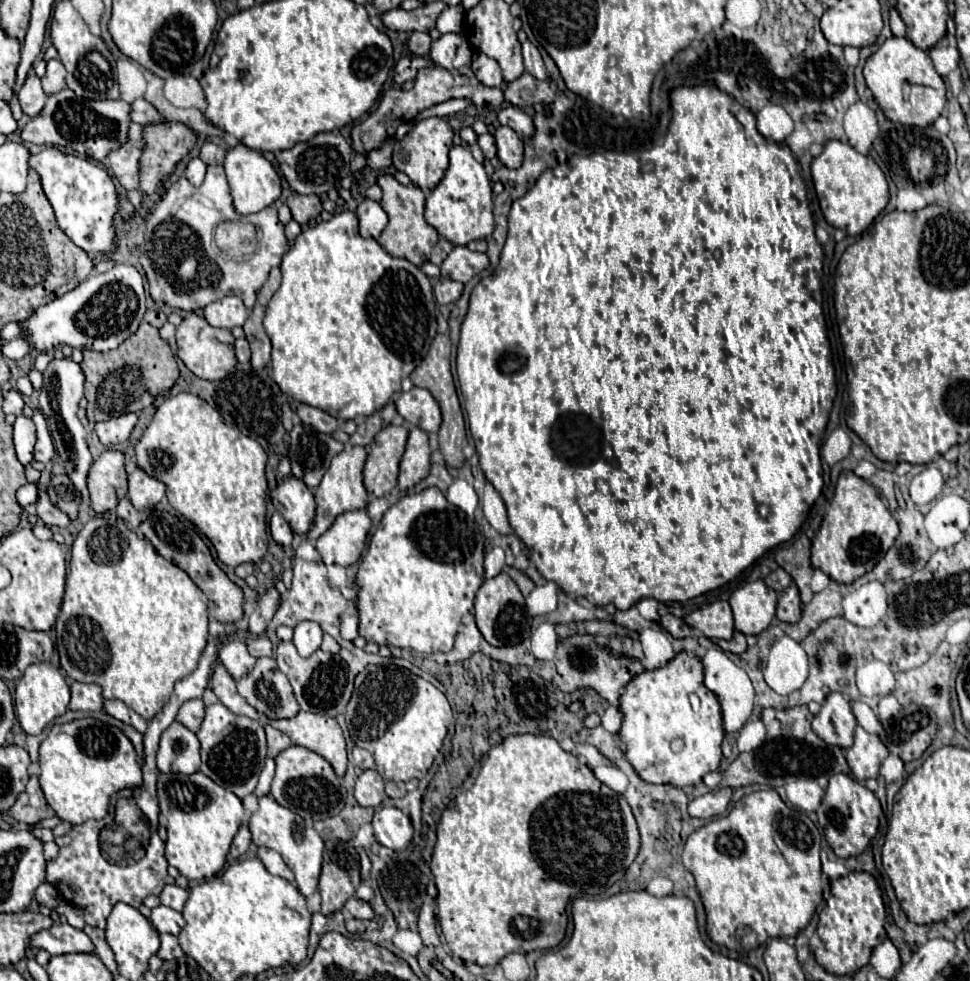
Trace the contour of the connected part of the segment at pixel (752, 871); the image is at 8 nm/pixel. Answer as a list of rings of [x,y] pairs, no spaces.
[[[774,789],[744,795],[726,815],[696,829],[684,845],[682,863],[696,879],[706,909],[706,933],[728,949],[750,951],[772,937],[796,937],[812,919],[816,899],[822,901],[820,833],[804,811],[786,805]]]

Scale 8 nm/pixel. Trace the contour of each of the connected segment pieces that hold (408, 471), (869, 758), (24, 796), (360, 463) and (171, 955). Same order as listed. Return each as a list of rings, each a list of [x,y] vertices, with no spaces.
[[[410,427],[406,453],[400,461],[400,477],[398,487],[402,491],[412,489],[418,481],[422,481],[430,471],[430,445],[428,433],[420,427]]]
[[[860,725],[854,733],[854,745],[846,749],[846,761],[852,769],[852,775],[864,783],[870,777],[878,777],[880,763],[888,757],[888,749],[882,739],[874,733],[868,733]]]
[[[30,777],[30,781],[26,783],[26,789],[18,795],[16,803],[6,811],[6,815],[12,817],[14,821],[26,823],[26,825],[38,823],[40,819],[54,815],[52,807],[44,799],[38,777]]]
[[[346,445],[346,449],[342,453],[338,453],[332,459],[332,465],[328,467],[324,479],[320,481],[318,489],[316,489],[316,515],[314,515],[314,523],[310,527],[310,531],[306,533],[306,541],[310,539],[318,539],[332,523],[334,519],[344,513],[344,511],[354,511],[354,509],[364,509],[368,503],[368,493],[364,489],[362,483],[362,469],[366,463],[366,447],[358,447],[358,445]]]
[[[160,934],[160,951],[158,955],[162,960],[178,959],[184,956],[184,952],[180,945],[178,945],[178,937],[171,934]]]

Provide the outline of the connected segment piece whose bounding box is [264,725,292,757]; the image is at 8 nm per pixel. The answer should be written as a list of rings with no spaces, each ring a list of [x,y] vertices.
[[[266,725],[266,741],[268,741],[268,757],[276,757],[280,751],[288,749],[292,743],[288,739],[288,735],[284,735],[282,731]]]

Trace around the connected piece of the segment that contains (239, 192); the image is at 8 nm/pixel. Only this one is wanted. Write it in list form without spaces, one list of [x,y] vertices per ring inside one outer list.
[[[244,145],[230,149],[226,153],[224,169],[228,175],[228,183],[230,183],[230,191],[232,191],[232,199],[234,199],[234,209],[238,213],[242,213],[242,215],[258,213],[258,211],[270,207],[280,197],[280,177],[276,173],[276,169],[270,165],[270,161],[266,157],[258,155],[256,151],[246,149]]]

